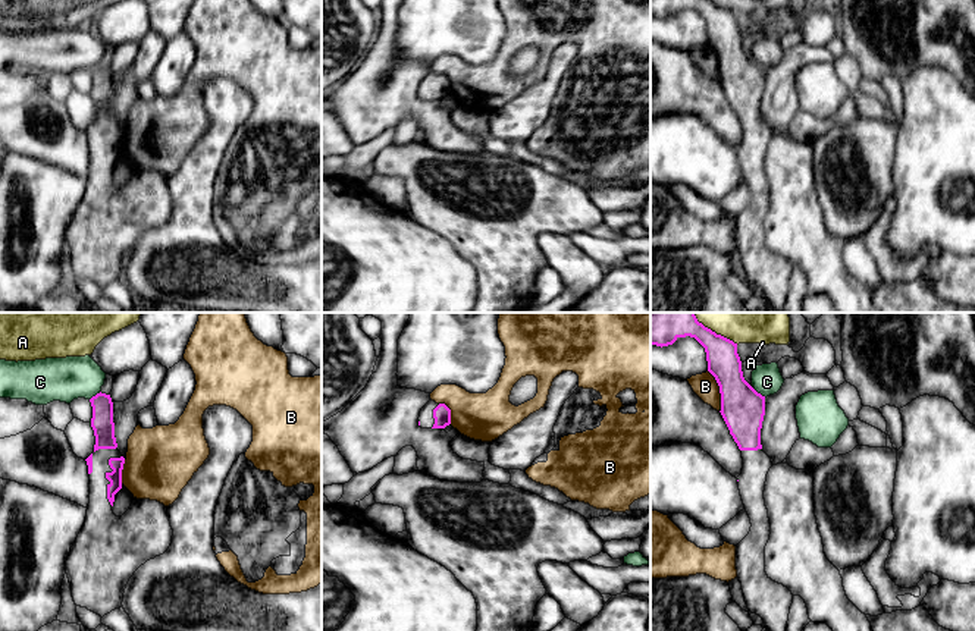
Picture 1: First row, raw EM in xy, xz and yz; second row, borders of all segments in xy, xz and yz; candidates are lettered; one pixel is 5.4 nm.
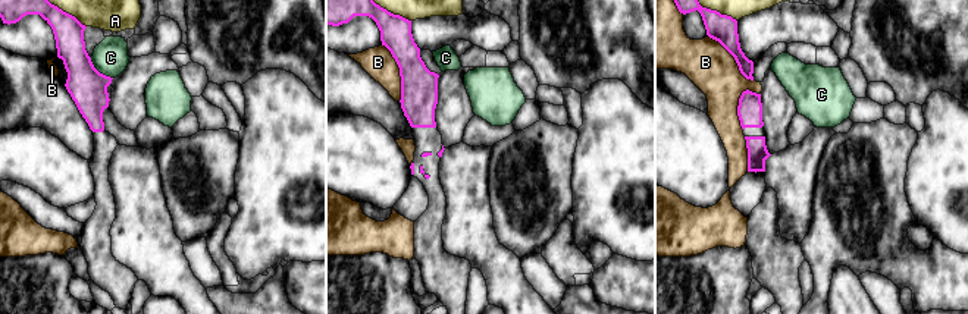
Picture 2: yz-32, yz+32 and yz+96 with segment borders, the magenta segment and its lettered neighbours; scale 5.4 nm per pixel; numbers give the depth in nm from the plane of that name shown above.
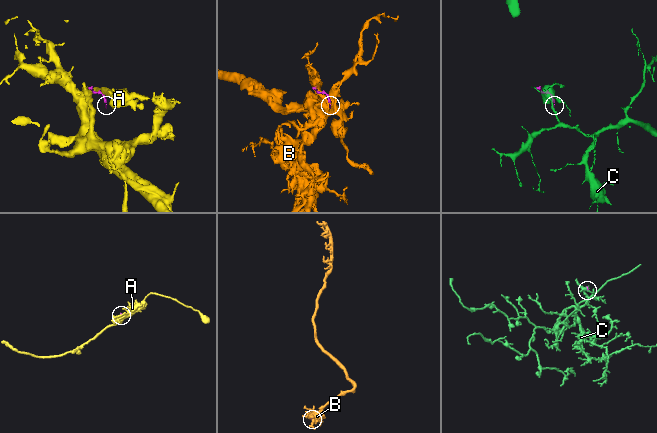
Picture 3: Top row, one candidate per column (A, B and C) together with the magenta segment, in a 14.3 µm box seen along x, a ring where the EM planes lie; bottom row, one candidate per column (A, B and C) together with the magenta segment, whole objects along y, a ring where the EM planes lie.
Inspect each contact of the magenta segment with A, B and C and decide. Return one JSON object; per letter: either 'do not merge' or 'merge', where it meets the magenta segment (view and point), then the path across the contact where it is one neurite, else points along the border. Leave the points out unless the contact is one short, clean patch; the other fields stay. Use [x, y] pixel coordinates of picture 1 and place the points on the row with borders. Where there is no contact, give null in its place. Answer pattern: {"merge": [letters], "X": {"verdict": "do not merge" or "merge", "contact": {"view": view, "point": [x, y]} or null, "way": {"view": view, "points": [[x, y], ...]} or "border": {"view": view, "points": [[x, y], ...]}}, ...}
{"merge": [], "A": {"verdict": "do not merge", "contact": {"view": "yz", "point": [714, 332]}}, "B": {"verdict": "do not merge", "contact": {"view": "yz", "point": [720, 391]}}, "C": {"verdict": "do not merge", "contact": {"view": "yz", "point": [759, 394]}, "border": {"view": "yz", "points": [[754, 389], [765, 396]]}}}

